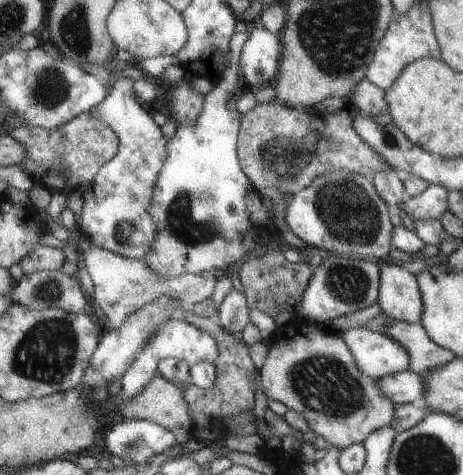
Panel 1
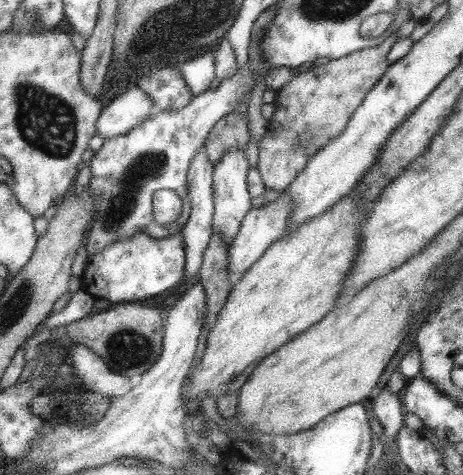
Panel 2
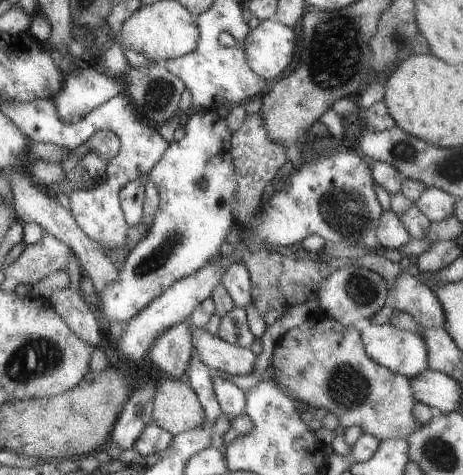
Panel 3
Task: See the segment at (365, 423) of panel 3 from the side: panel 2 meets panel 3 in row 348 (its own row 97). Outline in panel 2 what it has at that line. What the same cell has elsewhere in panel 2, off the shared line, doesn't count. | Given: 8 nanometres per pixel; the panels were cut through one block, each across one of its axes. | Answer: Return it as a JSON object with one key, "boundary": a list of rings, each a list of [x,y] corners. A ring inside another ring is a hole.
{"boundary":[[[397,32],[387,36],[379,46],[347,54],[333,62],[323,60],[307,72],[297,74],[275,94],[271,120],[267,122],[265,136],[257,144],[257,170],[265,188],[281,194],[321,148],[343,134],[351,114],[389,68],[387,54],[395,42]]]}

